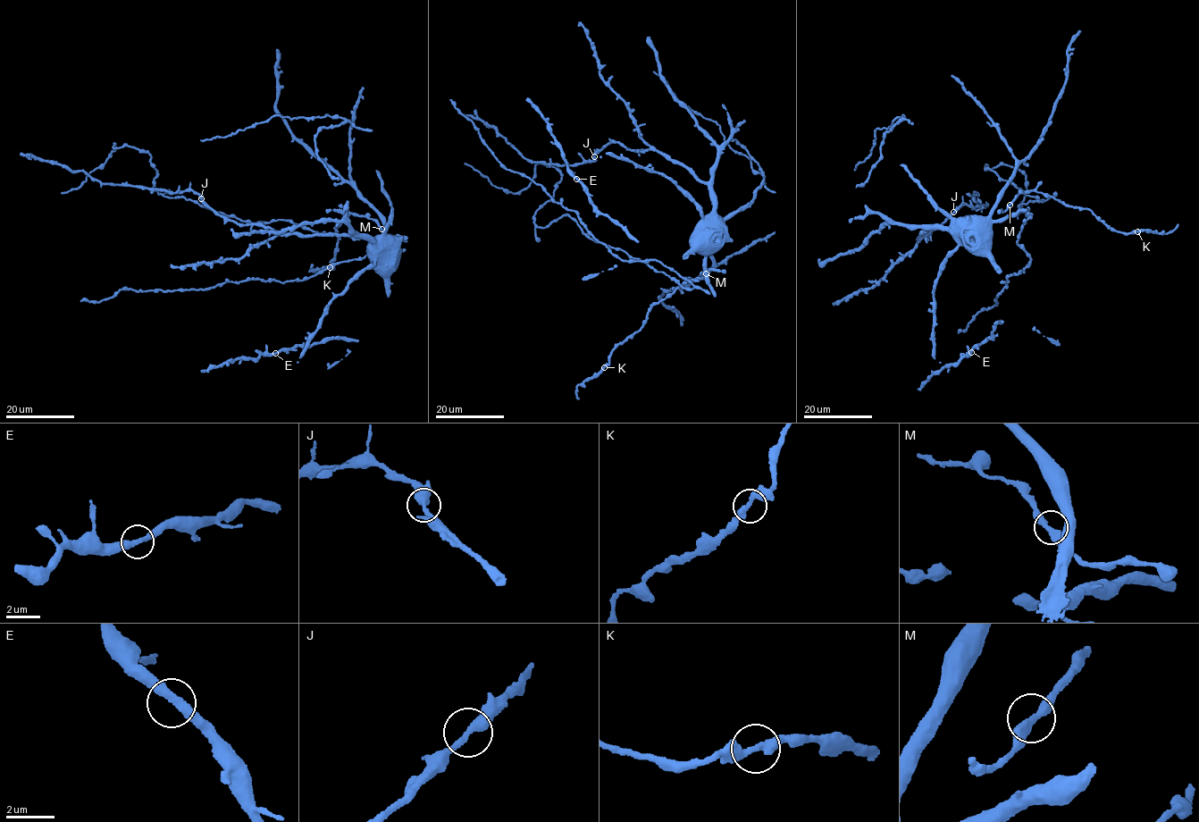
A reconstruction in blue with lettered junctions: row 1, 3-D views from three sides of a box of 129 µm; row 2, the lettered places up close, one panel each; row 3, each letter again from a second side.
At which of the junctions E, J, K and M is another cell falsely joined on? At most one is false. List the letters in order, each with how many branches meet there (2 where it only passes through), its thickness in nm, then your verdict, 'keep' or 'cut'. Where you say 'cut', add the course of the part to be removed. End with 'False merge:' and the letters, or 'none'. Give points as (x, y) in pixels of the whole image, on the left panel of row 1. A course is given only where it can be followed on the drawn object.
E: 2 branches meet; 360 nm thick; keep
J: 2 branches meet; 360 nm thick; keep
K: 2 branches meet; 360 nm thick; keep
M: 2 branches meet; 360 nm thick; keep
False merge: none

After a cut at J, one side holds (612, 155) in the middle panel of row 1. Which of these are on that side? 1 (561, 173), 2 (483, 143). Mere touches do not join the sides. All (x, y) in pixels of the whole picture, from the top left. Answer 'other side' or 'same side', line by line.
1: same side
2: same side

